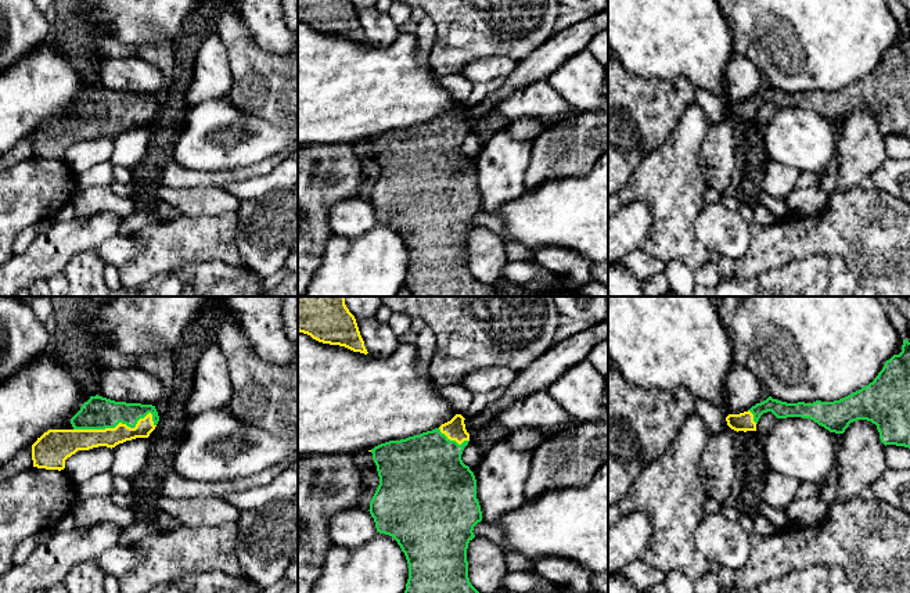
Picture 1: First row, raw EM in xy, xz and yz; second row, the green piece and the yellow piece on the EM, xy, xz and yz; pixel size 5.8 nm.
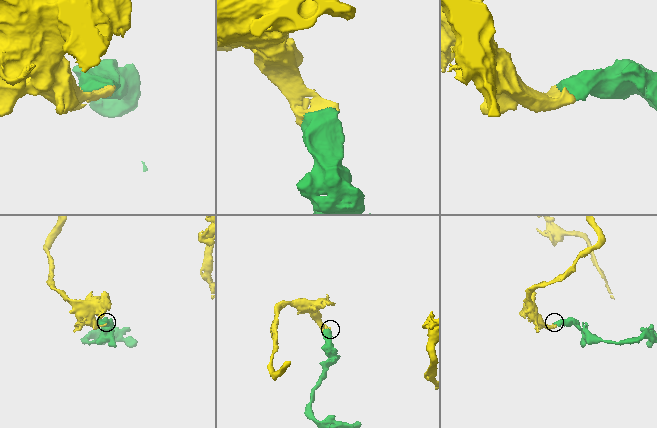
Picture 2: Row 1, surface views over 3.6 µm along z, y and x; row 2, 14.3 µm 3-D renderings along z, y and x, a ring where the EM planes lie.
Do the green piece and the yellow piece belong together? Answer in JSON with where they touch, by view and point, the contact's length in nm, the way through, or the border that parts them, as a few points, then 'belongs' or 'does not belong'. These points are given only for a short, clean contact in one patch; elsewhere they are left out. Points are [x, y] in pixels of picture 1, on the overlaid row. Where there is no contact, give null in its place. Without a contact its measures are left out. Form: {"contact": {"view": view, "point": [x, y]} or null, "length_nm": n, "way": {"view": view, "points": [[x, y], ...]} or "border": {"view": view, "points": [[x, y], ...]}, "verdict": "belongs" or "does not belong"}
{"contact": {"view": "xy", "point": [118, 423]}, "length_nm": 480, "verdict": "belongs"}

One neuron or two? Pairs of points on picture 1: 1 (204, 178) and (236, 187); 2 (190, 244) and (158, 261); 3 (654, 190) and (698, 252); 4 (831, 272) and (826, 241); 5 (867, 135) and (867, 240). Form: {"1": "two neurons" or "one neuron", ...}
{"1": "two neurons", "2": "one neuron", "3": "one neuron", "4": "two neurons", "5": "two neurons"}

